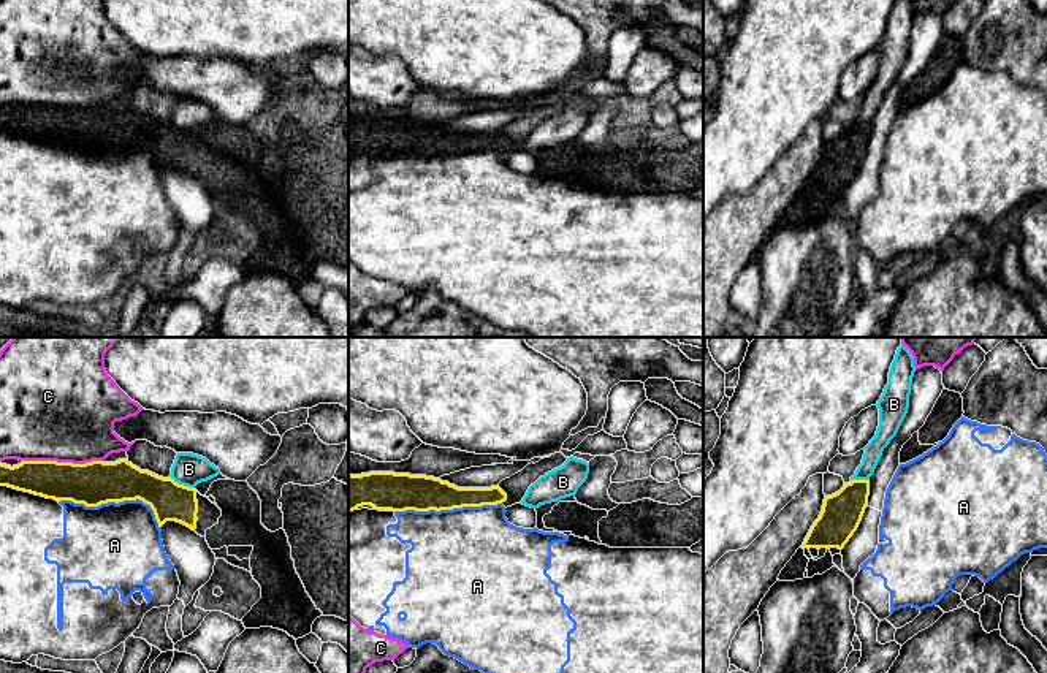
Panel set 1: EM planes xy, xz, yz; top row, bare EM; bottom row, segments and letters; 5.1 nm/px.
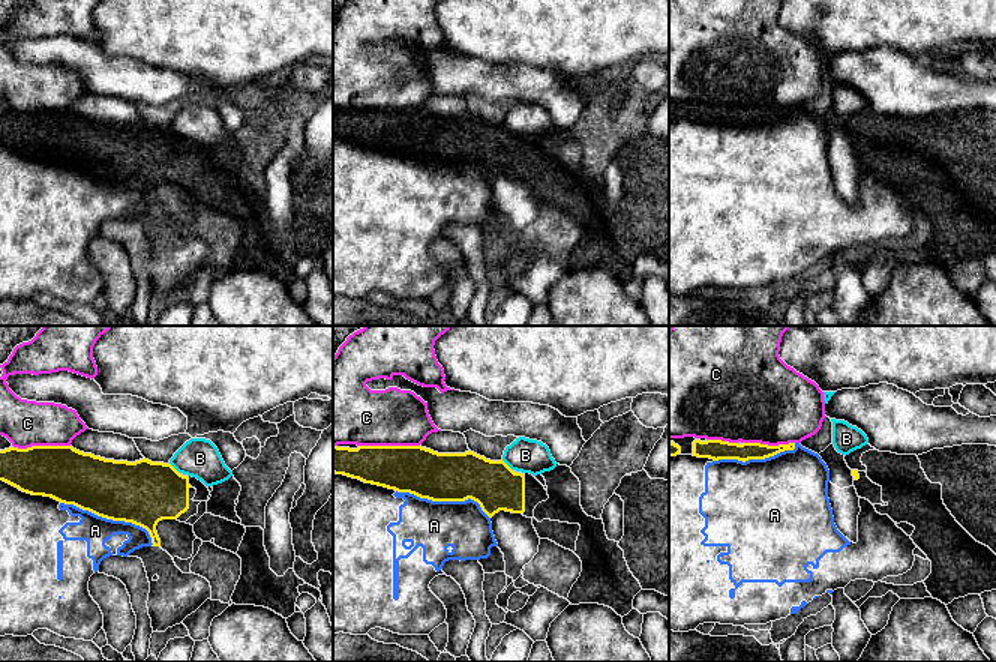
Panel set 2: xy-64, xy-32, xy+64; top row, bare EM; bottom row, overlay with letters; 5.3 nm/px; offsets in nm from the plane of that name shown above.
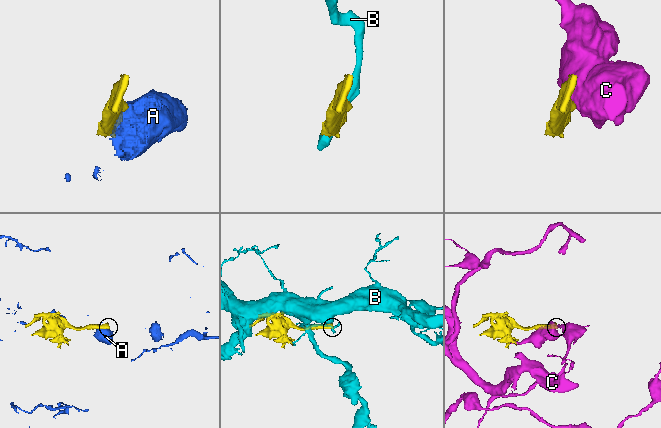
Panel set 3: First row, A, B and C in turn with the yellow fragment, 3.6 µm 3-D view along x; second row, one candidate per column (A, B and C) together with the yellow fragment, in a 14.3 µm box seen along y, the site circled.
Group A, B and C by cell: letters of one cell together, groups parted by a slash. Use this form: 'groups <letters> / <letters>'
groups A / B / C

